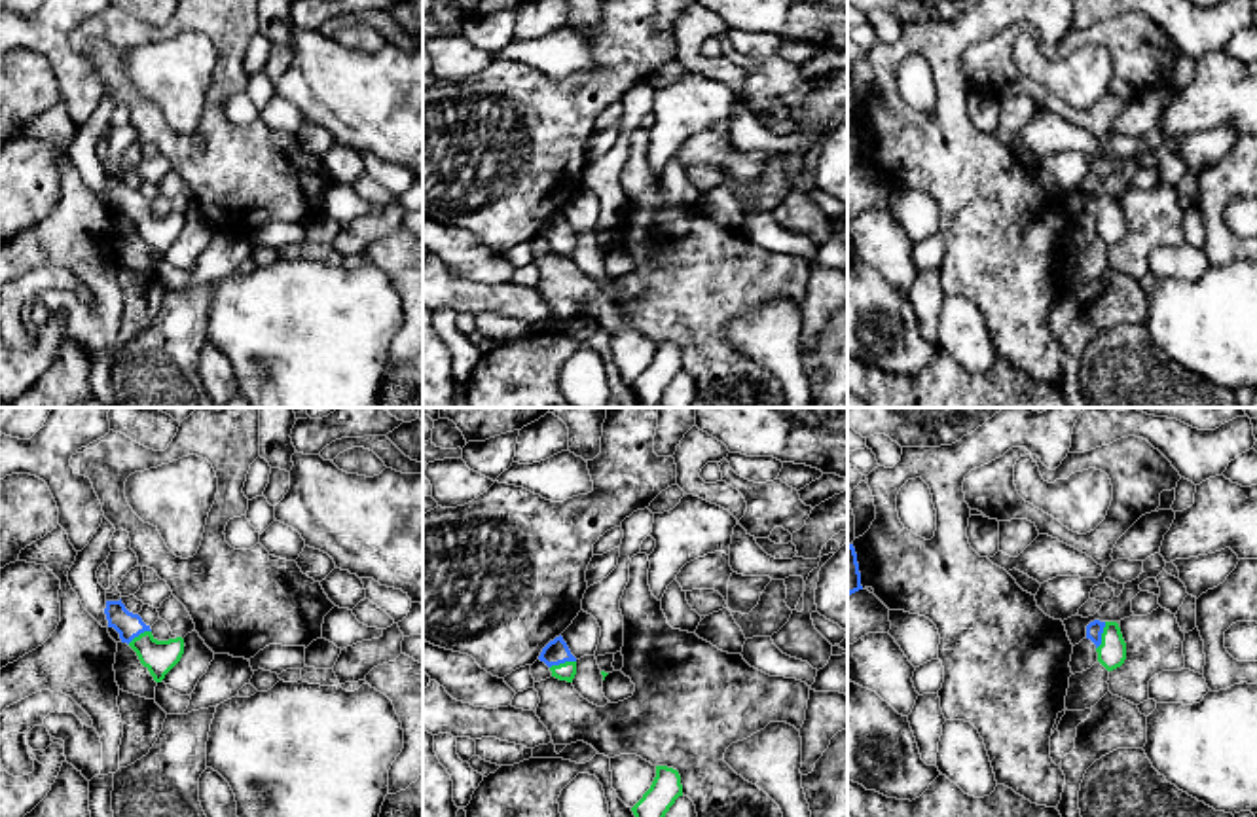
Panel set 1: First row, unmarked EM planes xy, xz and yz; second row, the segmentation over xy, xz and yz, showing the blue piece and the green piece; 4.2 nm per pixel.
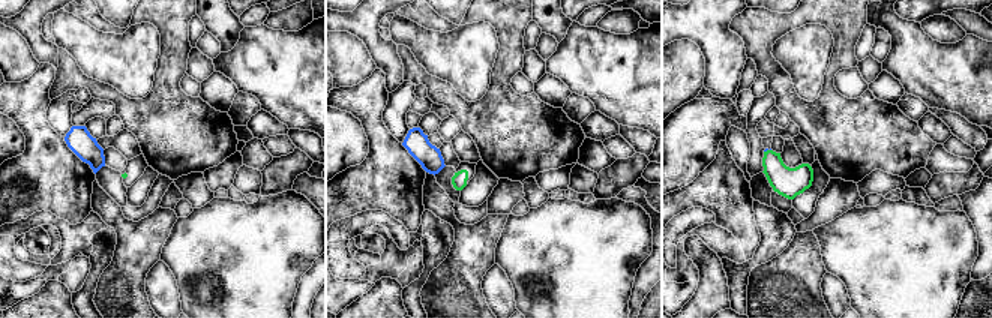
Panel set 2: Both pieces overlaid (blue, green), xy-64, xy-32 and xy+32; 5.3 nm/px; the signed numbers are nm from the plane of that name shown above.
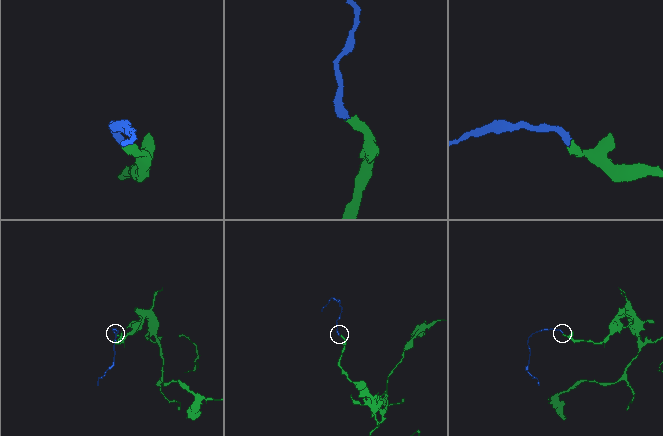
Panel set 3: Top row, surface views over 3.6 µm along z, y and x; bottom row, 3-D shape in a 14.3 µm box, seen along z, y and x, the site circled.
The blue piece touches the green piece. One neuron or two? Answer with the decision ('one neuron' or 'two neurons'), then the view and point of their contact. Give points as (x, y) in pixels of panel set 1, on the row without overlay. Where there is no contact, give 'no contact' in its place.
one neuron; contact yz (1100, 211)

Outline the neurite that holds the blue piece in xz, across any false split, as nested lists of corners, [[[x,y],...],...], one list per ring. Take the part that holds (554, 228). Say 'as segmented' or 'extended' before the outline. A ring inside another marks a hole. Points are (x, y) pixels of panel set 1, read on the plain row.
extended; [[[561,210],[542,224],[538,235],[550,243],[552,252],[573,258],[576,250],[576,233],[571,229]]]

